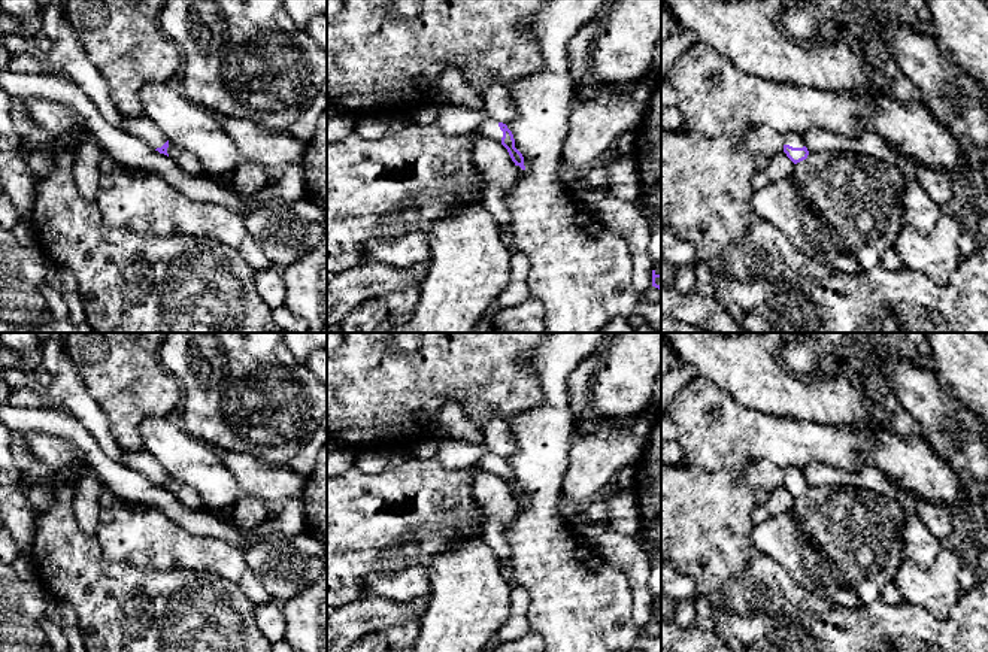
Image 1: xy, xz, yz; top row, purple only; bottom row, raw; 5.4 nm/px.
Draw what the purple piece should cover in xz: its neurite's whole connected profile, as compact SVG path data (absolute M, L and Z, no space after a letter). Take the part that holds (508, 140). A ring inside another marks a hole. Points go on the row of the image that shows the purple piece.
M487 118L482 125L479 127L479 133L488 139L493 139L495 142L500 142L509 152L512 161L515 166L519 166L522 170L525 170L524 166L524 157L522 154L515 148L515 139L512 131L507 128L506 124L498 122L493 118Z

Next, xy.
M143 113L140 116L124 116L124 130L142 139L160 154L167 154L169 140L160 128Z

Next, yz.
M782 134L784 152L794 163L800 163L807 158L809 151L804 146L804 140L800 134Z

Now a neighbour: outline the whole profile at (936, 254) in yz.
M942 215L927 233L903 225L892 249L906 269L924 273L937 285L948 285L961 261L958 242L963 231L957 219Z

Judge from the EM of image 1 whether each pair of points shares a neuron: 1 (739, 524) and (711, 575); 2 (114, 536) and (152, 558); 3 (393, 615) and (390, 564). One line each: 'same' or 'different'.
1: same
2: same
3: different

